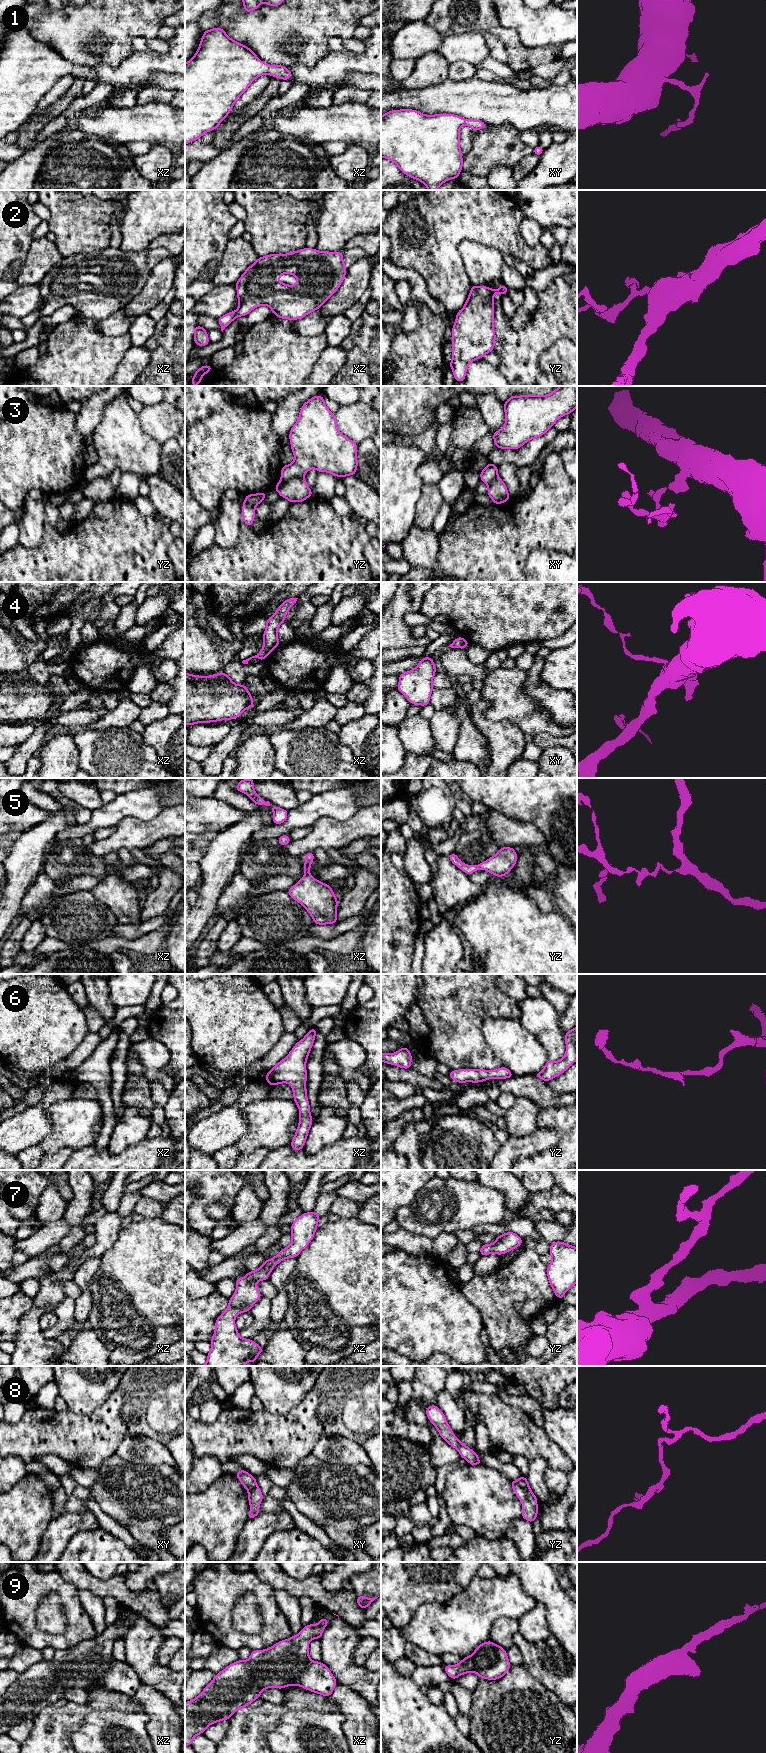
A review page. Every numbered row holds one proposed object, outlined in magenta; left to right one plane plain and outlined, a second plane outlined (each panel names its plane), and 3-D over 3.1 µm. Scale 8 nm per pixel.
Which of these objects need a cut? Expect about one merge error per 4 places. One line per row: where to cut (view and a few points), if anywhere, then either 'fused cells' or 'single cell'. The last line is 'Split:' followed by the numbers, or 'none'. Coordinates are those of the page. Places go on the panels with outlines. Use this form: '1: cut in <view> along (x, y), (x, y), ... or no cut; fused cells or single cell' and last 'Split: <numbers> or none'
1: no cut; single cell
2: no cut; single cell
3: cut in yz along (302, 476), (281, 479); fused cells
4: no cut; single cell
5: no cut; single cell
6: no cut; single cell
7: no cut; single cell
8: cut in yz along (514, 1481), (524, 1488), (529, 1488); fused cells
9: no cut; single cell
Split: 3, 8

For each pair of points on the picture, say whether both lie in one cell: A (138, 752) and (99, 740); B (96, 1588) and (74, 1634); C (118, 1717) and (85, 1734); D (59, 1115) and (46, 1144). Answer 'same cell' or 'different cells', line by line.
A: same cell
B: different cells
C: same cell
D: same cell

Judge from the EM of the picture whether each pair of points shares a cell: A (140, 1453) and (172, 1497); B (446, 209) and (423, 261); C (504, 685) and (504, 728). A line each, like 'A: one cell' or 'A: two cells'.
A: two cells
B: one cell
C: two cells

